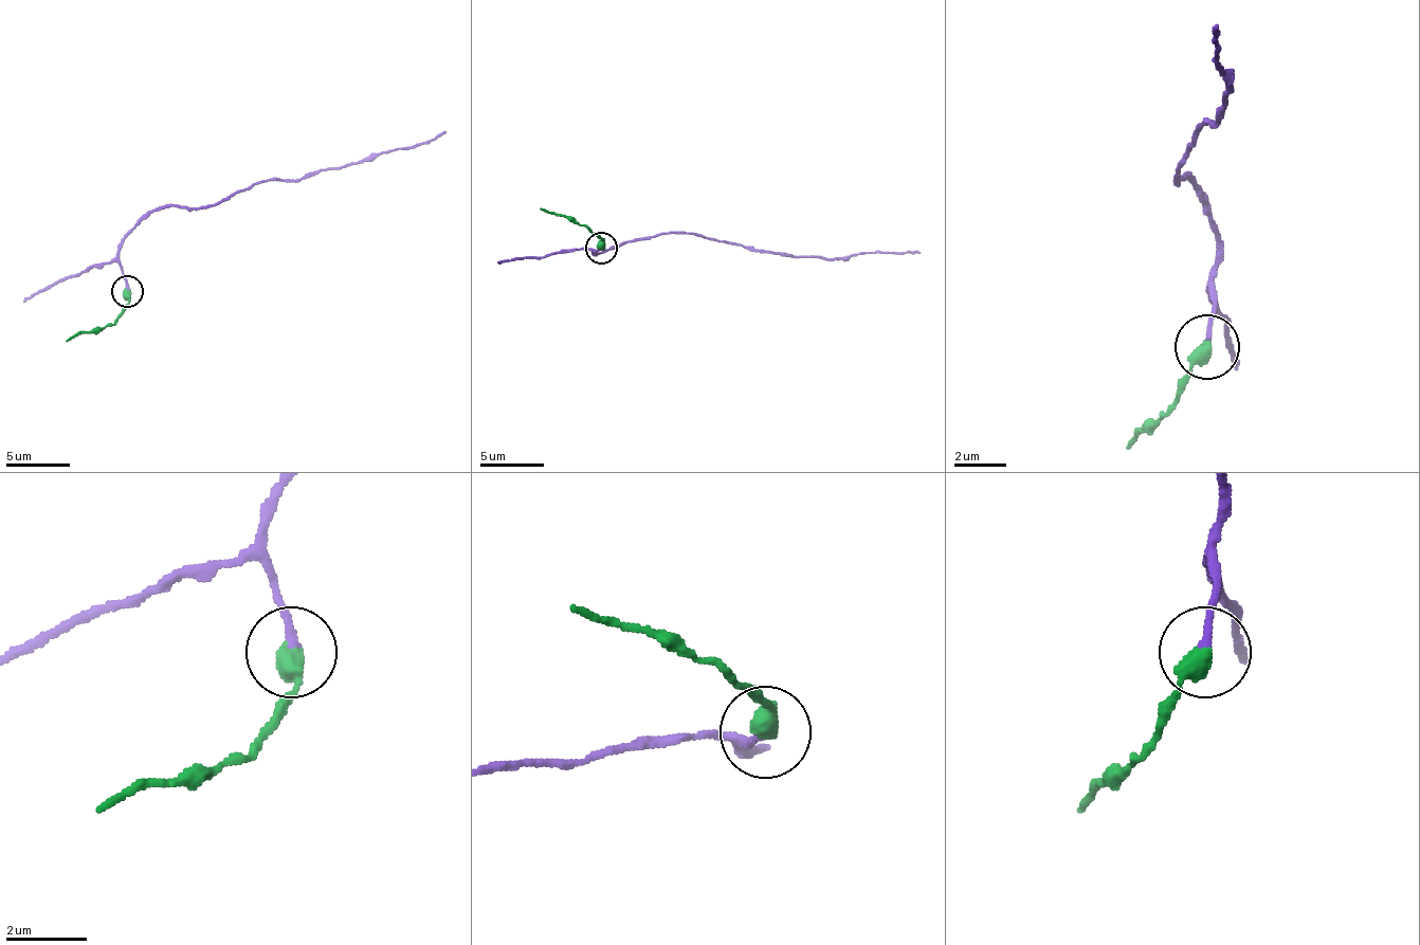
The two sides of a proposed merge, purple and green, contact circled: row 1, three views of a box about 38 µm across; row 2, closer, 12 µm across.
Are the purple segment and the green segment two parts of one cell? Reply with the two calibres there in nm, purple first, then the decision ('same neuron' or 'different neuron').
calibres 200 and 500 nm; different neuron

